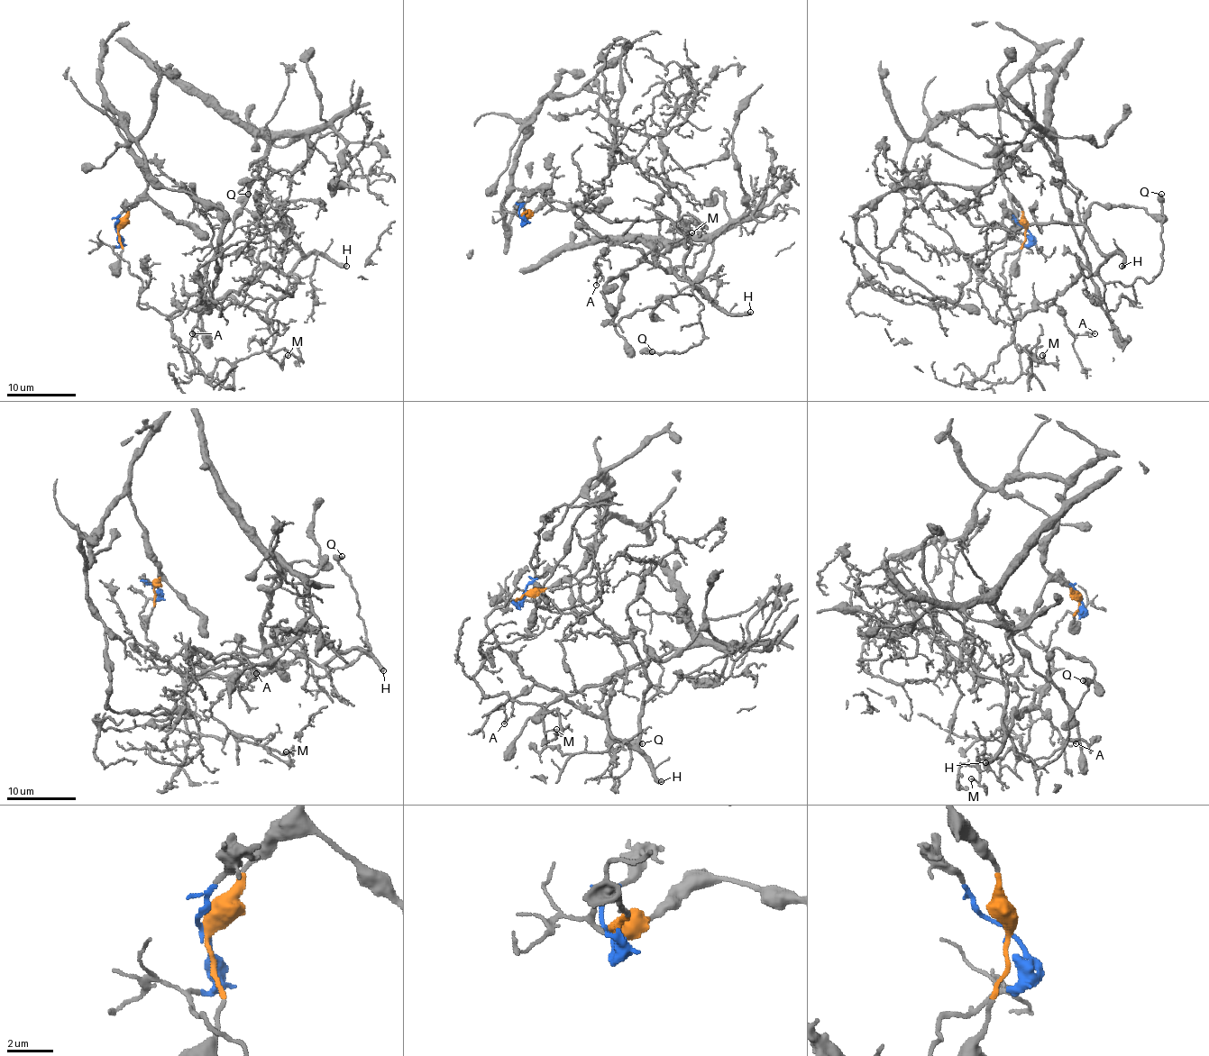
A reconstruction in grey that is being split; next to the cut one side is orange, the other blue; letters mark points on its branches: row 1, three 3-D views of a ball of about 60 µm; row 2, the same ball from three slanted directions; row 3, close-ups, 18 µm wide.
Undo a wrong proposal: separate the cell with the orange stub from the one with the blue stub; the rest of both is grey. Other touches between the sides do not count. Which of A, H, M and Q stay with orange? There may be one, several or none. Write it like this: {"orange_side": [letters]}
{"orange_side": []}

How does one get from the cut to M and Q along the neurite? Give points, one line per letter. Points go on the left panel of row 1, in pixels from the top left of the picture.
M: (116, 229), (113, 248), (142, 282), (142, 308), (169, 322), (187, 371), (288, 354)
Q: (116, 229), (142, 308), (168, 316), (264, 270), (295, 286), (242, 206), (249, 195)

